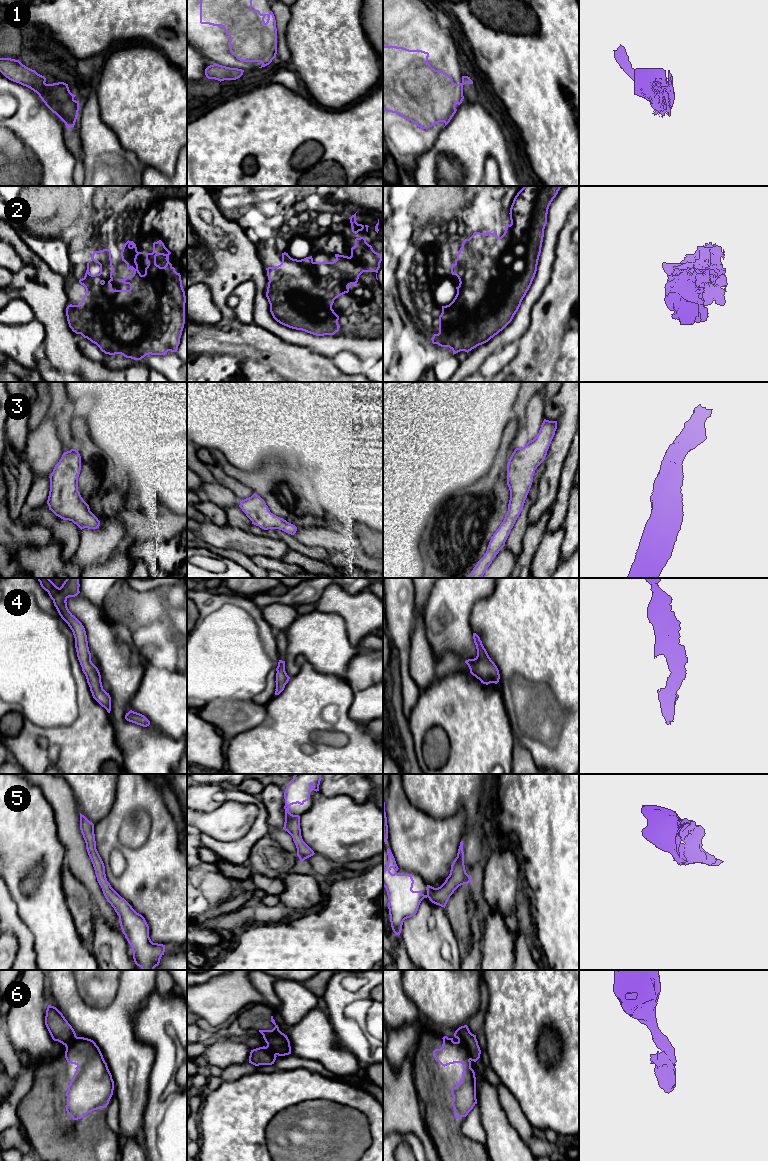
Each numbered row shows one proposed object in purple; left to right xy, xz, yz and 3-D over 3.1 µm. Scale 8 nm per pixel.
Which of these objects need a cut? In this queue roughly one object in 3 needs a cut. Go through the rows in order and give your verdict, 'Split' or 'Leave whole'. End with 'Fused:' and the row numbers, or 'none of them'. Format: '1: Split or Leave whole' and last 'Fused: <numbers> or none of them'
1: Split
2: Leave whole
3: Leave whole
4: Leave whole
5: Leave whole
6: Split
Fused: 1, 6

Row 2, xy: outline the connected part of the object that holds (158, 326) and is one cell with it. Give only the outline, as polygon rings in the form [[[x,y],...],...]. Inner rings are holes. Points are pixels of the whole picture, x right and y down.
[[[159,240],[153,243],[153,252],[146,253],[146,261],[148,262],[145,268],[145,274],[142,275],[138,270],[136,262],[137,256],[143,254],[137,251],[136,244],[133,241],[127,241],[121,251],[122,261],[127,264],[128,270],[131,268],[134,273],[124,279],[119,279],[119,282],[129,284],[129,290],[113,290],[112,273],[114,267],[112,265],[111,251],[103,249],[93,251],[91,260],[100,265],[100,273],[92,275],[89,272],[89,262],[85,276],[79,280],[79,283],[86,289],[82,302],[78,305],[68,305],[66,308],[66,316],[69,327],[76,334],[81,334],[92,343],[96,344],[102,352],[109,355],[121,354],[126,358],[141,360],[146,355],[165,355],[168,351],[177,352],[180,344],[180,338],[185,324],[185,303],[186,296],[182,286],[180,273],[175,271],[175,268],[169,262],[171,252],[165,247],[164,243]],[[163,255],[166,258],[166,265],[160,267],[156,264],[156,256]]]

